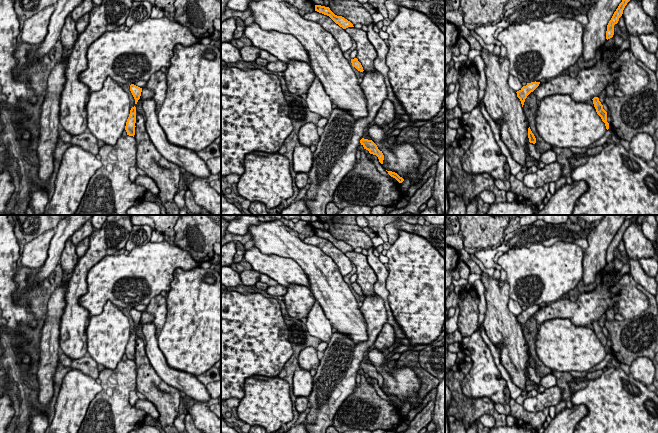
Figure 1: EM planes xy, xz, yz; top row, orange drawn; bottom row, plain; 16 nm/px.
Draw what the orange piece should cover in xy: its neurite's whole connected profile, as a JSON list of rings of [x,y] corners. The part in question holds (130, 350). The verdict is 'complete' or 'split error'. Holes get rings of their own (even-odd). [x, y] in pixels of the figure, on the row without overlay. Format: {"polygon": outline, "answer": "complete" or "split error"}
{"polygon": [[[132,331],[130,334],[129,341],[126,346],[125,354],[127,359],[133,360],[135,359],[135,347],[136,347],[136,331]]], "answer": "complete"}

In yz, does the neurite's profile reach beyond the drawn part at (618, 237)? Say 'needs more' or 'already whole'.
already whole

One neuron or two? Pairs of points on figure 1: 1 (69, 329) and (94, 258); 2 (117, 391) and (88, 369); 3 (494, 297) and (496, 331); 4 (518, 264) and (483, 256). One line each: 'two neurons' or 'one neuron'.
1: one neuron
2: two neurons
3: one neuron
4: two neurons

